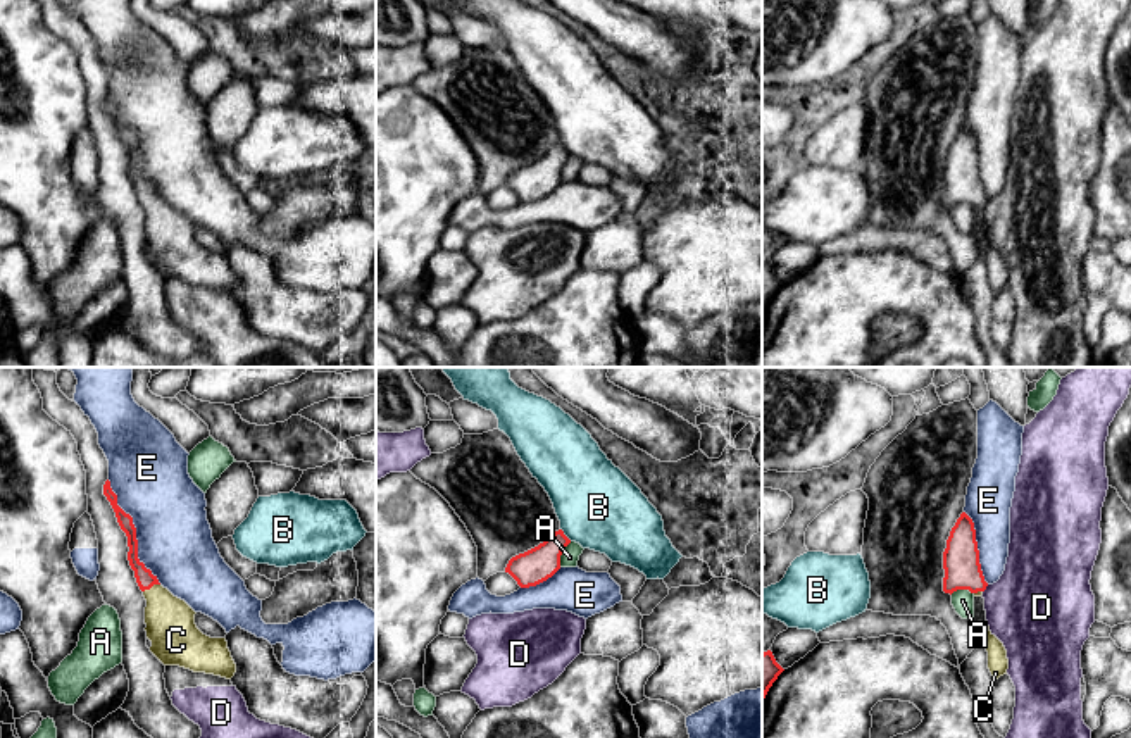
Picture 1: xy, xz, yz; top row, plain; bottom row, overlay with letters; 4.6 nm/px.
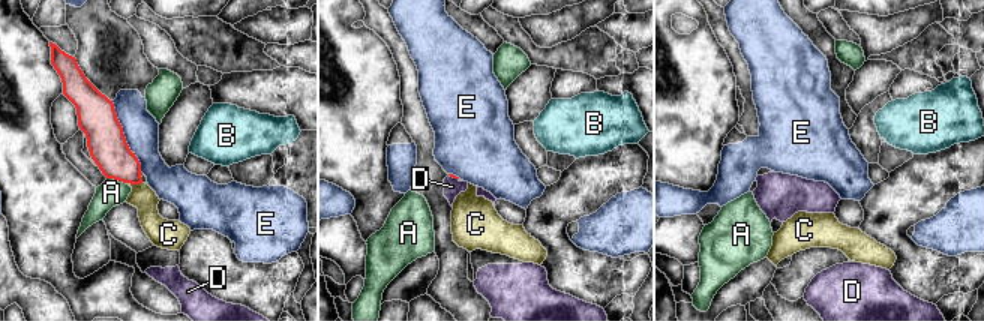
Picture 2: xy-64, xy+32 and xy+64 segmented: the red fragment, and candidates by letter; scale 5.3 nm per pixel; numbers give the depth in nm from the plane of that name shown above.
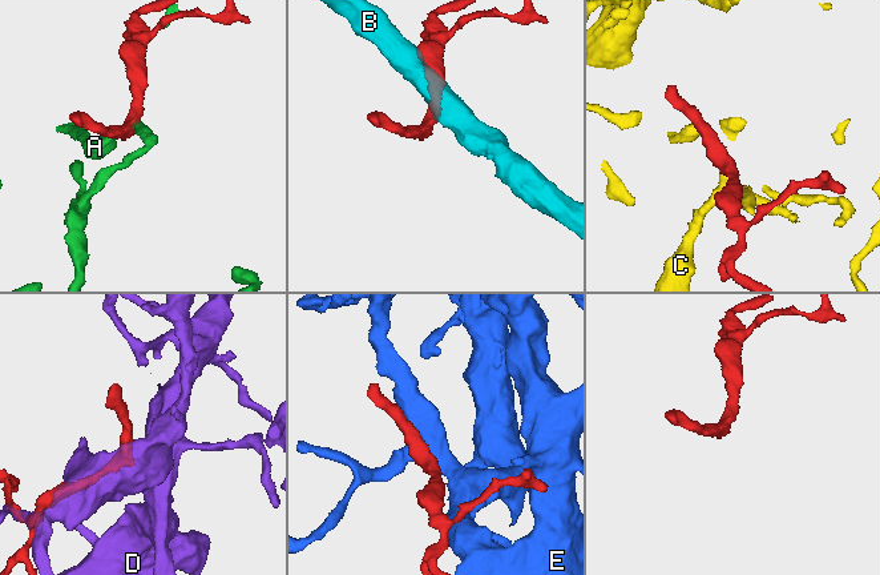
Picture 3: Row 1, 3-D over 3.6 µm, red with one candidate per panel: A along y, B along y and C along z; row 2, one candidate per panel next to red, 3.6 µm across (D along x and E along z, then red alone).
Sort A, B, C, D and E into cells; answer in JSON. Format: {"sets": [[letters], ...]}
{"sets": [["A"], ["B"], ["C"], ["D"], ["E"]]}

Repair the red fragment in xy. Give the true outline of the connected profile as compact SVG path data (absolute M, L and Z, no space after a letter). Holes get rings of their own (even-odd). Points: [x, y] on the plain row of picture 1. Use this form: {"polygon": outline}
{"polygon": "M107 93L103 109L110 116L121 143L128 150L128 174L134 184L136 197L147 214L145 245L152 255L150 266L164 279L179 279L193 286L205 286L231 293L236 278L226 252L210 252L195 238L195 224L181 212L164 202L157 190L138 172L138 153L133 131L117 119L117 109Z"}

